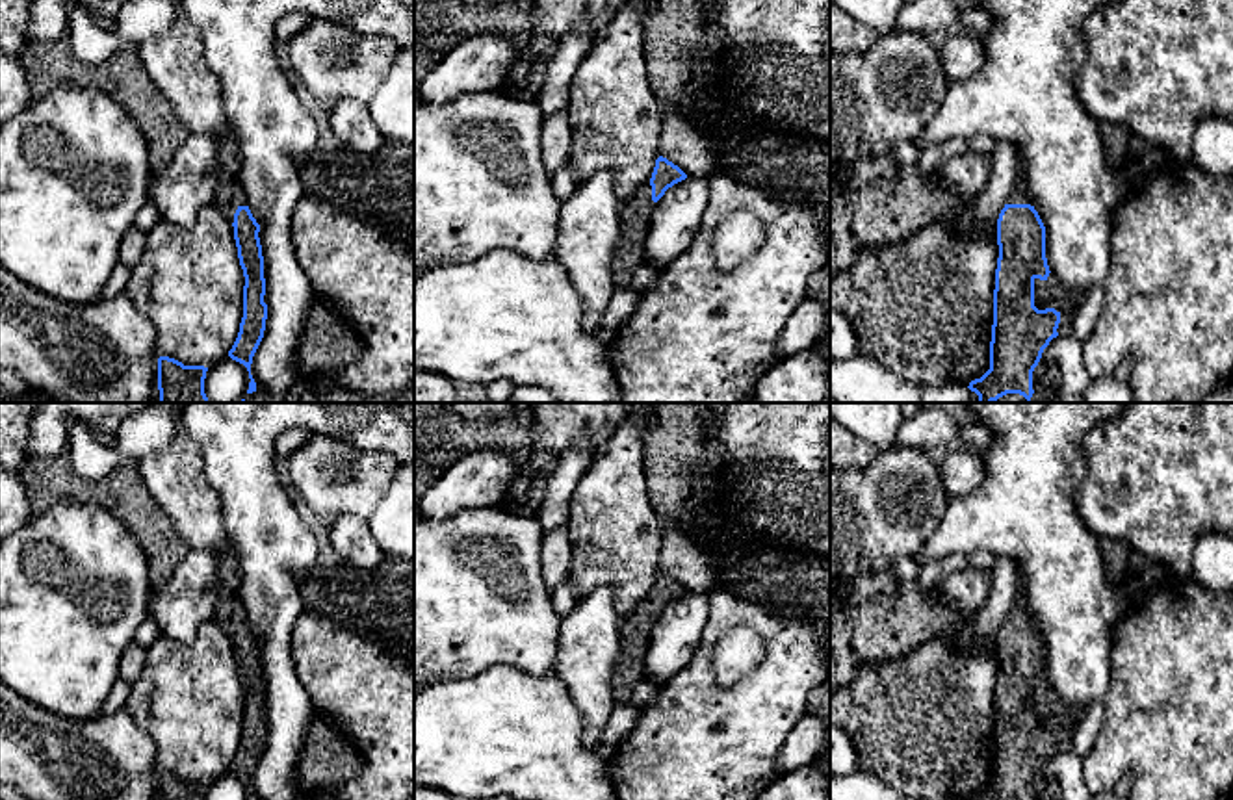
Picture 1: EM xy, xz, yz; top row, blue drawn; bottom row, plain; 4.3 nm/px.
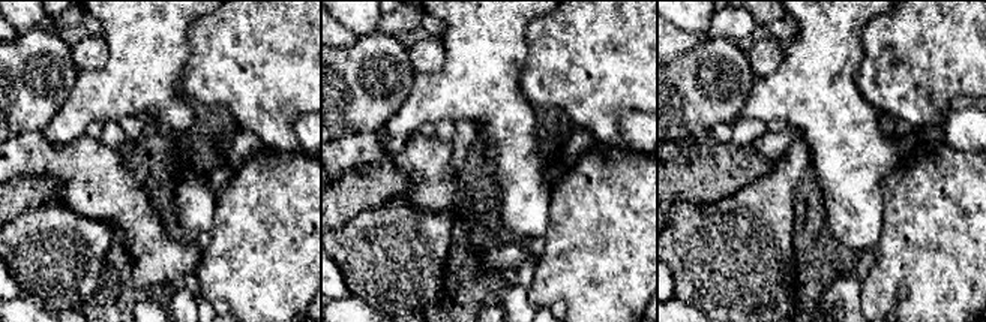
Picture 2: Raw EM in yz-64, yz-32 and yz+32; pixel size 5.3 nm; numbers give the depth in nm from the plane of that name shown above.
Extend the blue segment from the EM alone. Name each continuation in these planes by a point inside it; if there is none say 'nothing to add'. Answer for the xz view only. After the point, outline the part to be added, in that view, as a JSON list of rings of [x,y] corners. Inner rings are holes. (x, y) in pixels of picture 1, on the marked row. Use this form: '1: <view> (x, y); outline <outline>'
1: xz (630, 255); outline [[[650,178],[639,187],[635,197],[622,210],[620,239],[611,262],[611,271],[616,286],[631,286],[635,271],[641,265],[648,264],[644,241],[648,221],[657,204],[652,200]]]

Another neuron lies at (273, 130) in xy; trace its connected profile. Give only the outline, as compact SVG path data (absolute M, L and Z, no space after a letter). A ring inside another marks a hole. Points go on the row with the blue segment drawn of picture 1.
M182 0L182 7L202 35L202 52L219 78L225 115L236 139L247 206L260 225L267 319L253 356L256 390L271 403L286 403L297 384L297 343L306 323L314 291L292 241L292 212L303 195L299 163L318 147L319 128L299 100L275 54L275 24L288 13L332 20L362 35L390 37L399 50L414 45L414 0Z

